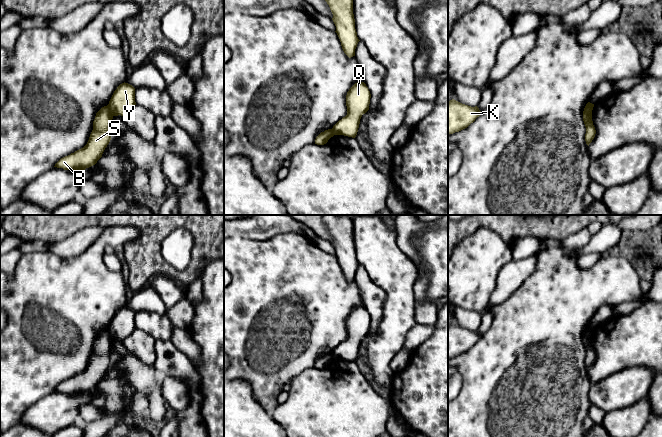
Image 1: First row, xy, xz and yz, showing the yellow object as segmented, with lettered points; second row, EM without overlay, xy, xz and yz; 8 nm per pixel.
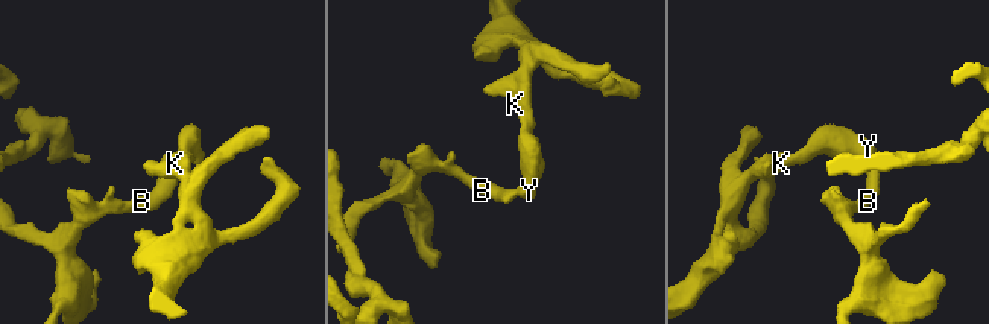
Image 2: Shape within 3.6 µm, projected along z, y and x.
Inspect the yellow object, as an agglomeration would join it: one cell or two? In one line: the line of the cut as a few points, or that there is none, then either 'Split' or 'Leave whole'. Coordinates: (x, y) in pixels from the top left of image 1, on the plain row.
Split along xy (107, 329), (112, 340). Split

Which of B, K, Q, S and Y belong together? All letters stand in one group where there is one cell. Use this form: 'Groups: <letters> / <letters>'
Groups: B S / K Q Y

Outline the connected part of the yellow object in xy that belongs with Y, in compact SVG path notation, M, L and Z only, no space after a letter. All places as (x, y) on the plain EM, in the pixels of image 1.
M125 306L117 311L108 328L112 340L124 340L135 329L135 312Z

